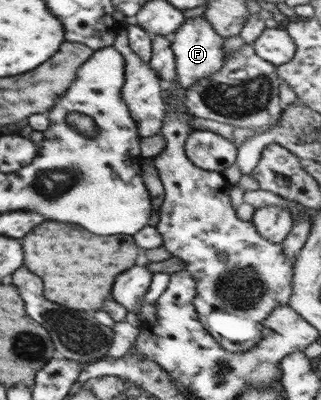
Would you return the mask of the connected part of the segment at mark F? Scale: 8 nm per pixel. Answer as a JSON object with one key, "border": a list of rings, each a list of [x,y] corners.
{"border":[[[202,16],[187,18],[171,35],[170,49],[174,54],[174,69],[178,85],[189,88],[190,84],[213,74],[224,63],[223,38],[218,36]]]}

